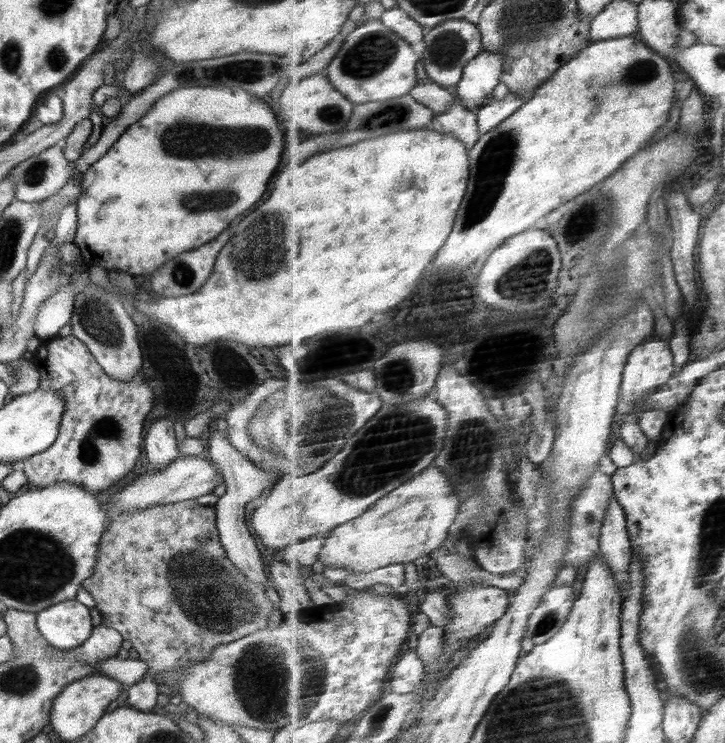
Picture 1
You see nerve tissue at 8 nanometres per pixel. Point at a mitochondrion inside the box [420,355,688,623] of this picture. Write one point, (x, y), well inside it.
(471, 453)

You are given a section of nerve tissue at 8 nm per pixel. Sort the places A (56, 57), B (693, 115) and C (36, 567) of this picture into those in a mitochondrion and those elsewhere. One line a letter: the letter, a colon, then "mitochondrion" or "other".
A: mitochondrion
B: other
C: mitochondrion

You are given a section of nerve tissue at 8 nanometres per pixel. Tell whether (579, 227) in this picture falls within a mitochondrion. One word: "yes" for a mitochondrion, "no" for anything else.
no

